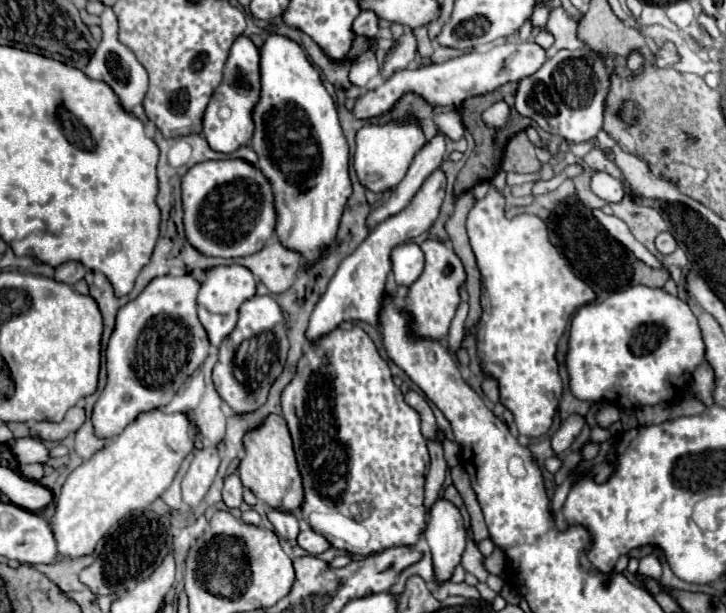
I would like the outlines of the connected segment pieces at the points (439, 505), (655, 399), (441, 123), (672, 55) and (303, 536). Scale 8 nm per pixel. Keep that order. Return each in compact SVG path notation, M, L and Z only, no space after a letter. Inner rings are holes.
M439 497L429 509L425 539L433 553L435 579L437 583L443 583L451 577L455 565L459 565L465 549L465 525L461 511L445 497Z
M635 285L605 301L583 305L569 335L567 371L577 399L609 401L619 407L643 407L675 401L693 369L703 363L705 345L689 305L663 289Z
M457 109L453 111L447 111L447 113L441 113L435 117L435 123L437 123L437 129L441 133L445 133L449 139L453 141L459 141L465 137L465 127L463 127L463 119L461 119L461 113Z
M671 43L663 45L663 47L657 49L657 53L655 53L655 61L657 61L659 67L669 67L669 65L673 65L677 59L679 59L679 57L677 57L675 47L673 47Z
M305 529L305 531L301 531L301 533L297 535L297 545L299 545L301 549L305 549L307 553L311 553L311 555L323 553L325 549L331 547L331 545L325 541L325 537L319 535L319 533L315 533L313 529Z

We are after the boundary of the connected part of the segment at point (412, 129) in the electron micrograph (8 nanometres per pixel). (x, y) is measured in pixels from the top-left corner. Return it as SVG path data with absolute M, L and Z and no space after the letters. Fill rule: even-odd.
M409 115L409 121L393 121L391 119L385 125L365 125L365 127L361 127L357 131L355 145L357 145L357 149L355 149L353 167L357 171L359 183L373 193L383 193L387 189L397 187L397 183L405 177L405 171L411 165L413 157L425 145L425 135L423 135L423 127L417 121L417 117ZM369 173L377 173L381 179L371 183L367 179Z

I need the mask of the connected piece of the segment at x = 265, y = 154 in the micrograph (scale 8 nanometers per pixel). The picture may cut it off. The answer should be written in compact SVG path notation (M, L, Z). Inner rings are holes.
M273 33L267 35L263 45L259 47L259 55L261 55L261 63L259 63L261 95L253 109L255 133L251 145L259 155L259 169L265 173L265 177L269 177L275 191L275 209L277 209L275 233L285 247L299 251L311 265L319 259L321 249L333 243L343 207L351 195L351 181L347 171L349 147L339 125L333 97L323 87L319 71L307 61L305 51L289 37Z

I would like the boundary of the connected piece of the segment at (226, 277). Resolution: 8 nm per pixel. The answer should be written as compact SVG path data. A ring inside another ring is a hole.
M229 265L229 267L213 267L207 273L207 279L203 281L197 297L197 311L199 321L203 323L211 345L219 347L221 341L233 331L237 325L237 309L243 301L251 299L255 295L255 277L247 267L241 265Z

